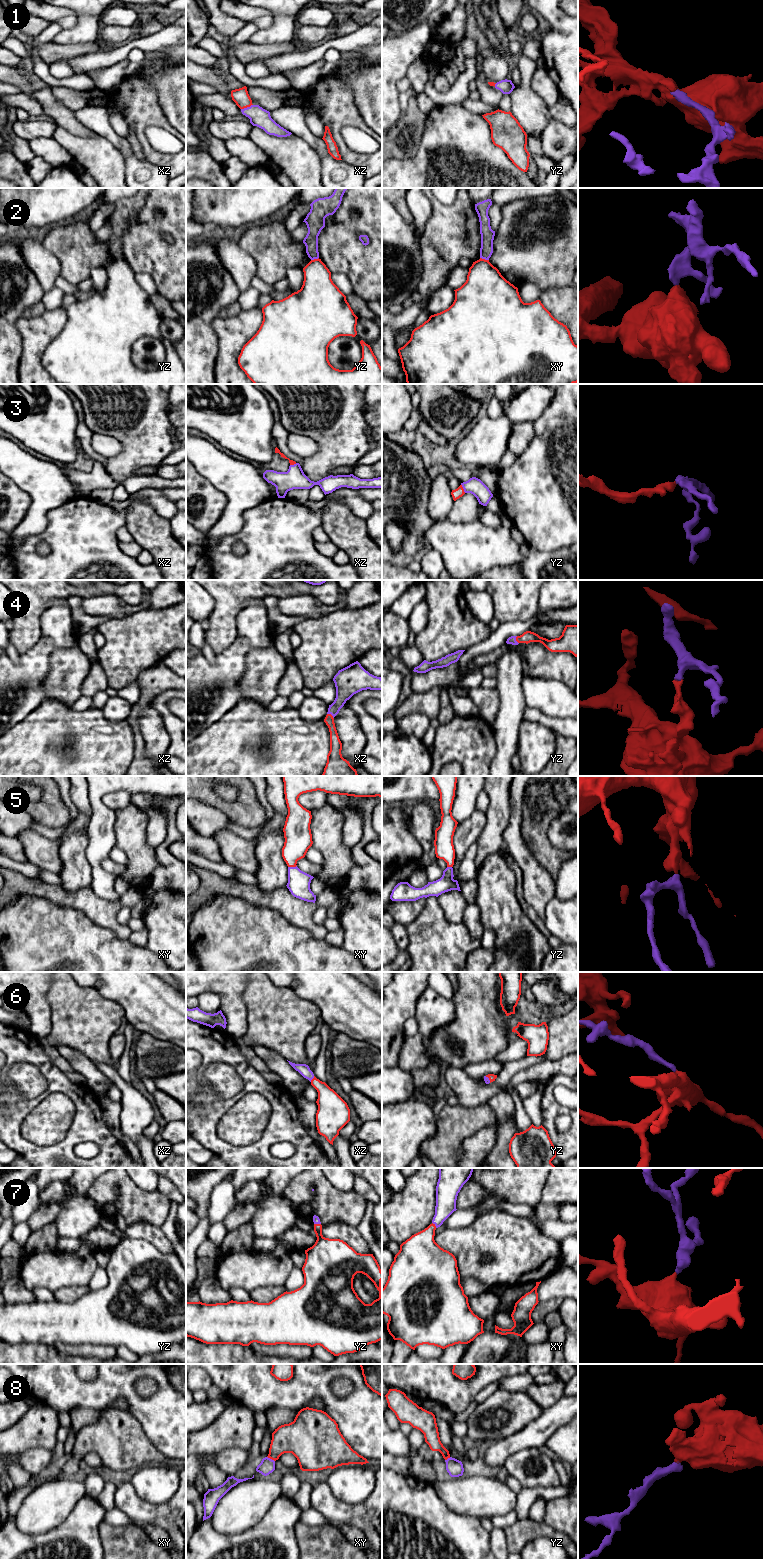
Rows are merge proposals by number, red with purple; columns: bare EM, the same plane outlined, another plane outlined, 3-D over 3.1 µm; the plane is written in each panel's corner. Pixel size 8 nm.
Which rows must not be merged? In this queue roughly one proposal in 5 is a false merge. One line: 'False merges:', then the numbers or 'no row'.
False merges: 2

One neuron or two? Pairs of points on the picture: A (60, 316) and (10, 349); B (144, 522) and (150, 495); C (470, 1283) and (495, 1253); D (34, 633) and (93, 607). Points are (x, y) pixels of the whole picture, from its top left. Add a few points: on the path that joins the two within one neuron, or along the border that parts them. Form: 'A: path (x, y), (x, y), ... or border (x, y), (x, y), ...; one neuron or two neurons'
A: border (18, 318), (16, 329), (22, 342), (19, 364); two neurons
B: border (126, 508), (134, 500), (141, 499), (166, 518); two neurons
C: border (460, 1275), (475, 1278), (488, 1288); two neurons
D: border (107, 594), (82, 599); two neurons

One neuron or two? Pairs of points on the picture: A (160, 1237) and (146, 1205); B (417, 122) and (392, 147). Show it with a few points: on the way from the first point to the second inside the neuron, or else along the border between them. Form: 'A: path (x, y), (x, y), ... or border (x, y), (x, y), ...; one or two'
A: border (148, 1223), (160, 1227); two
B: path (411, 128), (398, 141); one

